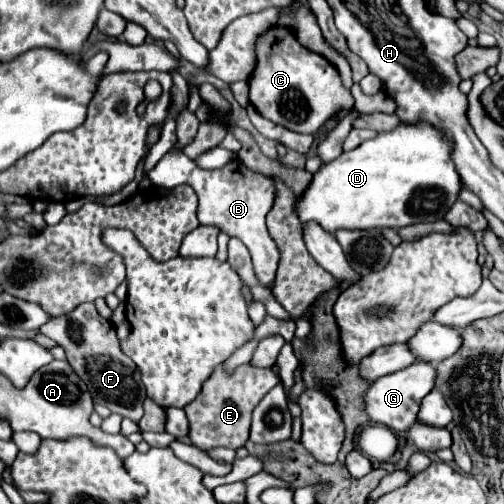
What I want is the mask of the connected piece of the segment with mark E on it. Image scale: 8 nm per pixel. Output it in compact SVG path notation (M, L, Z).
M218 364L212 376L202 384L200 394L186 404L184 412L190 420L190 442L200 450L232 448L238 450L250 436L250 416L258 402L278 384L278 376L272 370L254 368L252 364L236 366L234 372L226 370L226 364Z

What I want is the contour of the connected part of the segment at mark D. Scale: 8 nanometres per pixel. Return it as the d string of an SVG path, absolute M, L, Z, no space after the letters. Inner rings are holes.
M426 122L420 124L400 124L392 132L382 132L372 140L362 142L350 152L342 152L336 160L322 164L322 168L312 176L310 186L296 198L296 212L302 224L316 222L326 232L336 230L370 230L370 228L404 228L420 222L442 220L444 214L456 202L460 192L460 178L450 160L452 144L448 136L438 132Z

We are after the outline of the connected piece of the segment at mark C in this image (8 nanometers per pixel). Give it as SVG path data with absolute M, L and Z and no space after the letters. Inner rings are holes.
M272 26L258 38L256 68L248 78L248 86L250 102L264 118L300 134L316 134L334 114L340 110L348 112L354 106L354 98L344 88L338 68L322 54L304 48L290 28Z

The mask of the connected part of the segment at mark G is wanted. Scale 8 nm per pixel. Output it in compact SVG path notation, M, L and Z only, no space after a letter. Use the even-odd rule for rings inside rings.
M414 362L412 366L408 366L400 372L388 374L388 376L372 382L370 388L364 392L364 412L370 416L370 422L386 424L388 428L392 428L404 436L416 422L416 414L418 414L422 398L434 388L434 376L436 376L436 370L432 364Z

